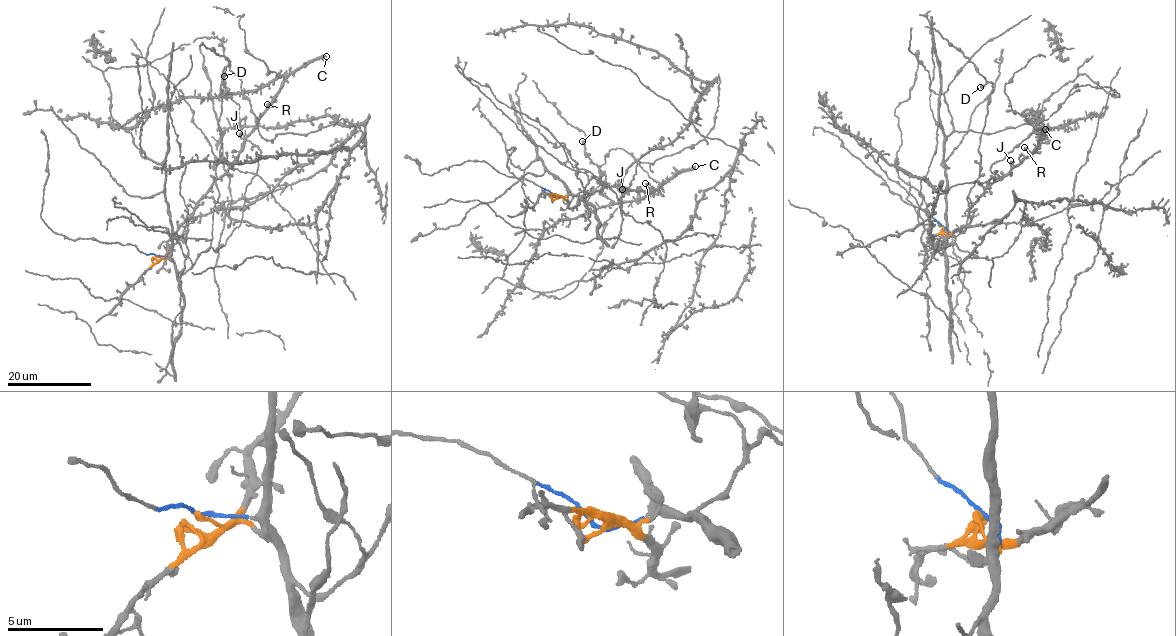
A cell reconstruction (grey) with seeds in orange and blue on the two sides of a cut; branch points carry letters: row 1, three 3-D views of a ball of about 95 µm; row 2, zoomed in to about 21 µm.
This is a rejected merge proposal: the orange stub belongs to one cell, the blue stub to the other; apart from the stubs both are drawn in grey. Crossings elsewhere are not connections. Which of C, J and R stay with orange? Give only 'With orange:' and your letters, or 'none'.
With orange: C, J, R

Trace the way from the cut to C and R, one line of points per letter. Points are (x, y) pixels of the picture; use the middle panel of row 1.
C: (554, 194), (567, 201), (569, 208), (576, 206), (587, 191), (620, 184), (628, 190), (648, 191), (695, 166)
R: (554, 194), (569, 208), (587, 191), (620, 184), (628, 190), (648, 191), (645, 182)

